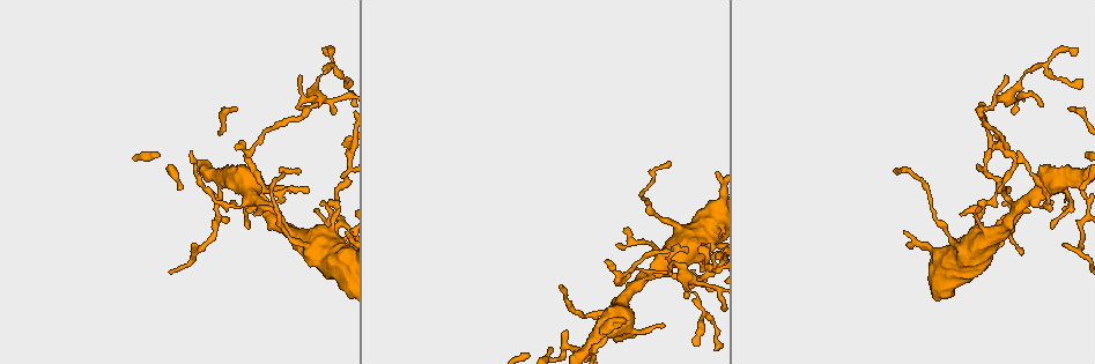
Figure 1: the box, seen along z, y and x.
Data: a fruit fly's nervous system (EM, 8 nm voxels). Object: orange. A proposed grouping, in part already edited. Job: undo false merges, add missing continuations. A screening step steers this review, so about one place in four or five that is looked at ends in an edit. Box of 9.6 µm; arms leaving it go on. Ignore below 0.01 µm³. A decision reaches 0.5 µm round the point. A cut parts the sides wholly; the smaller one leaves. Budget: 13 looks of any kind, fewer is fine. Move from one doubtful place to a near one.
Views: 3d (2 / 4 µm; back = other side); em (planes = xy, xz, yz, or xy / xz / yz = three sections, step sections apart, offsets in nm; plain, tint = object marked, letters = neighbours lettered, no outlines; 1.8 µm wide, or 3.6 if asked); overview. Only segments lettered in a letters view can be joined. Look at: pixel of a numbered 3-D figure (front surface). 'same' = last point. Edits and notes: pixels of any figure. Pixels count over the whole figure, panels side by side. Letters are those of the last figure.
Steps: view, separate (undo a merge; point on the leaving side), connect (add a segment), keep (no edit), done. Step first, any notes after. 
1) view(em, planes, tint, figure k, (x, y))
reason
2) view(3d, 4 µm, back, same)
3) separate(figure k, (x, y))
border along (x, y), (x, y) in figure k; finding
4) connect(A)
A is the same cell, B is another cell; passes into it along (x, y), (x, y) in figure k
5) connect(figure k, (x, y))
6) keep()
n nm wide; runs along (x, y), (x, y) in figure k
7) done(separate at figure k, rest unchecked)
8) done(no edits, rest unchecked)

view(em, planes, tint, figure 1, (953, 283))
abrupt turn

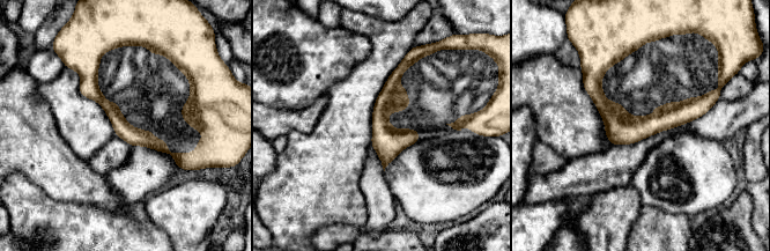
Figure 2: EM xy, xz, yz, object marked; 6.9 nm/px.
view(em, planes, letters, same)
see the neighbours

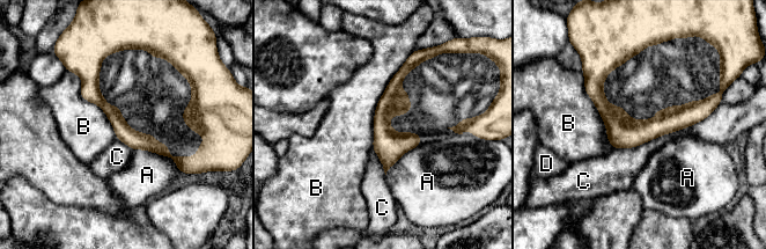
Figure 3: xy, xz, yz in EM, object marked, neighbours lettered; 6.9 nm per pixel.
keep()
C touches over 800 nm; A, B, C and D are other cells; all the same cell

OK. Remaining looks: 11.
view(em, planes, tint, figure 1, (983, 117))
abrupt turn

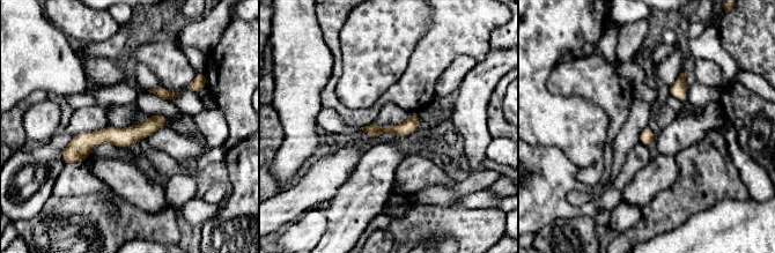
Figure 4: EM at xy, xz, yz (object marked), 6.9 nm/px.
view(em, planes, letters, same)
see the neighbours

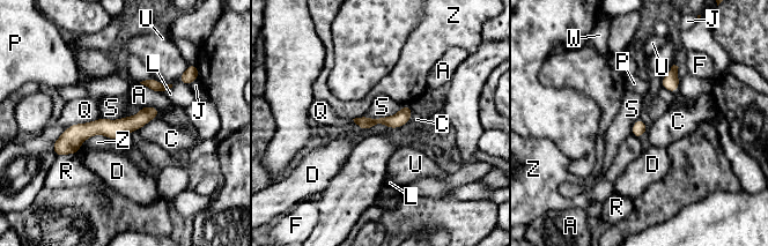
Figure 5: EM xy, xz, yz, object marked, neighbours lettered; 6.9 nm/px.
keep()
100 nm wide; Q touches over 420 nm; A, C, D, F, J, L, P, Q, R, S, U, W and Z are other cells; one cell here

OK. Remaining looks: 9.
view(em, planes, letters, figure 1, (238, 148))
tapers out

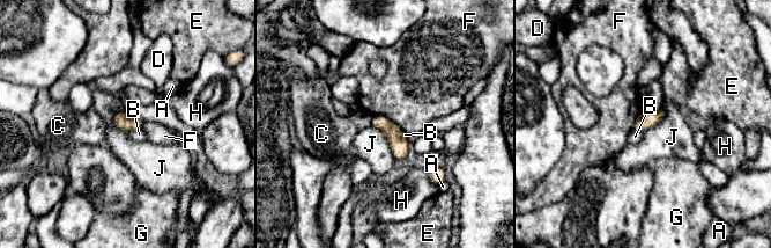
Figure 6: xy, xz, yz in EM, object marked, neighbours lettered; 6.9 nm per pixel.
keep()
J touches over 300 nm; A, B, C, D, E, F, G, H and J are other cells; border along (371, 125), (384, 133), (395, 160) in figure 6; none of them fits

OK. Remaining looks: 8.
view(em, xz, step 4, tint, figure 1, (246, 187))
looks like a crossing

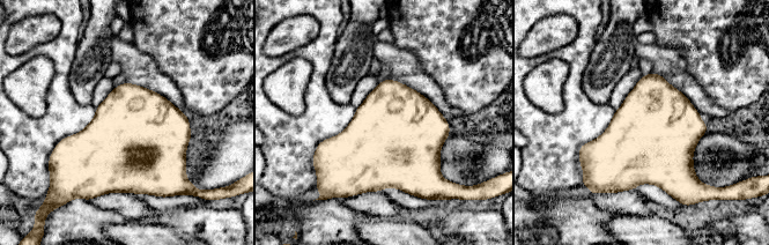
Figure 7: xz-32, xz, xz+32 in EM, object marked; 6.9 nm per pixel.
view(em, yz, step 8, letters, same)

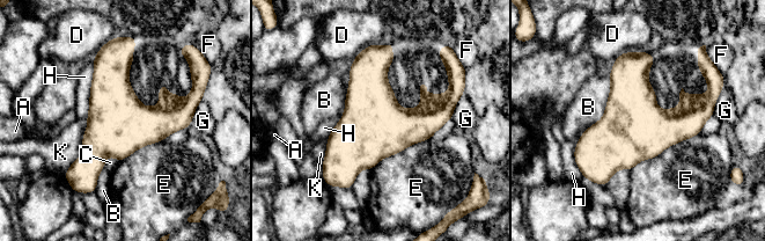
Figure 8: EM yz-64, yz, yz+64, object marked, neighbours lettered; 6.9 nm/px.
keep()
E touches over 550 nm; A, B, C, D, E, F, G, H and K are other cells; continuous, no second cell

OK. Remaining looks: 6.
done(no edits, rest unchecked)

